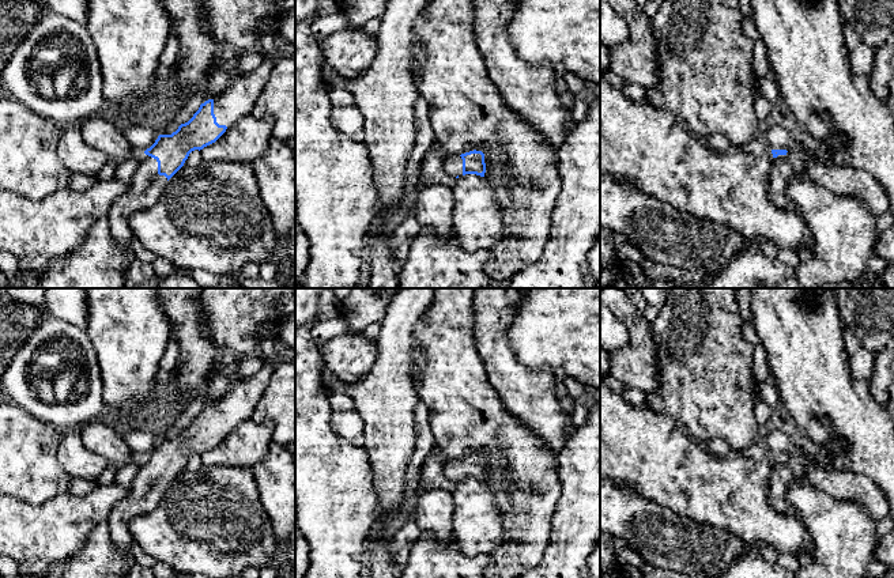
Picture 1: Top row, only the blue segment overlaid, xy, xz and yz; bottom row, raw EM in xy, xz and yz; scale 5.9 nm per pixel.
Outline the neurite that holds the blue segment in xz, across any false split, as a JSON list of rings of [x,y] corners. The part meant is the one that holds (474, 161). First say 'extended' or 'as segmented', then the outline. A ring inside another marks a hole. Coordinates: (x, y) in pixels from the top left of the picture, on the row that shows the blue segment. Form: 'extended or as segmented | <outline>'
extended | [[[476,150],[461,155],[445,155],[442,166],[444,170],[453,177],[461,177],[465,174],[476,174],[484,177],[486,173],[484,154]]]

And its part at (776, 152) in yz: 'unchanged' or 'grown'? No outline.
grown

